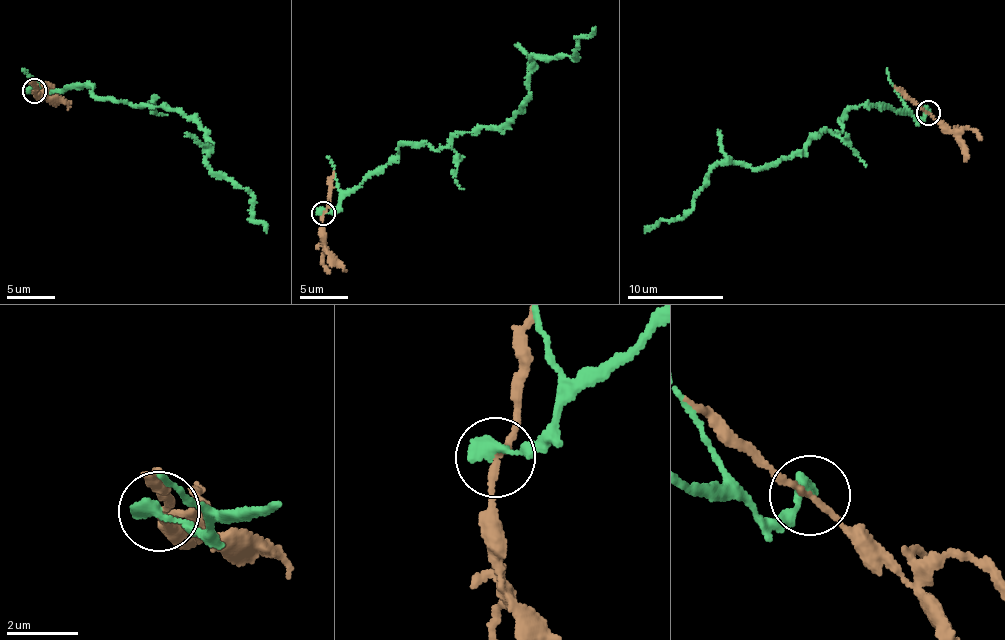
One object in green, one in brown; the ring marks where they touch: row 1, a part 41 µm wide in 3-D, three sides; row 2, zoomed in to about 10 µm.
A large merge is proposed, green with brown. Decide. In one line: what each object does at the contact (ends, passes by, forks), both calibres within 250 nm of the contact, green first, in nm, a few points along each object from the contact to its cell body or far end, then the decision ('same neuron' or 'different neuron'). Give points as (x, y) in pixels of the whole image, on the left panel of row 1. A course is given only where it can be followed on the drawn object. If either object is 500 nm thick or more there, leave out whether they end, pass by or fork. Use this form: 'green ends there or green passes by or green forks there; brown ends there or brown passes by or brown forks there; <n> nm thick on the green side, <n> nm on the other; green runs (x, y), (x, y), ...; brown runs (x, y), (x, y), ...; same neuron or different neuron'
green ends there; brown passes by; 400 nm thick on the green side, 150 nm on the other; green runs (34, 90), (91, 85), (98, 99), (183, 111), (266, 233); brown runs (34, 90), (68, 104), (68, 108); different neuron

